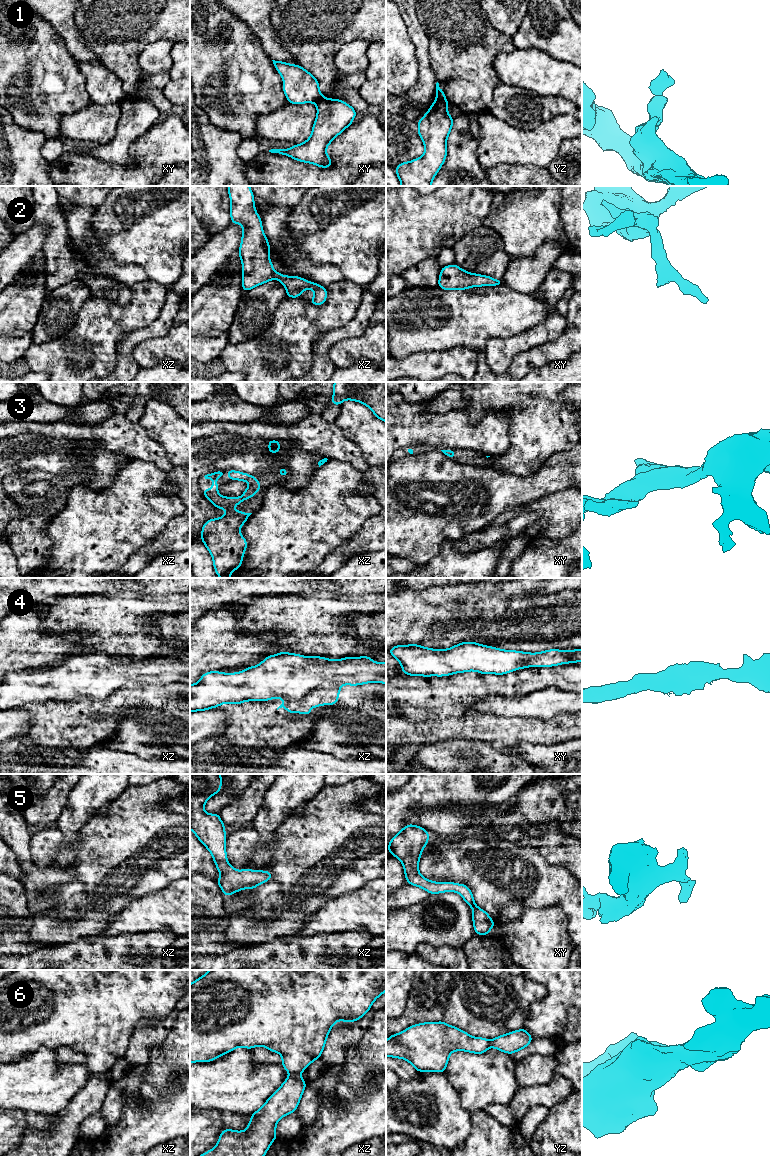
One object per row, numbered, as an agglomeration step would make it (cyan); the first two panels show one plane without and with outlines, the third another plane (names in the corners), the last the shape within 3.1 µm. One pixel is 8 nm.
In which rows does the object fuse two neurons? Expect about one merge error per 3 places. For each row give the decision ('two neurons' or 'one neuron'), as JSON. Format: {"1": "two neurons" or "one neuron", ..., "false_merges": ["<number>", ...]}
{"1": "two neurons", "2": "one neuron", "3": "one neuron", "4": "two neurons", "5": "one neuron", "6": "two neurons", "false_merges": ["1", "4", "6"]}

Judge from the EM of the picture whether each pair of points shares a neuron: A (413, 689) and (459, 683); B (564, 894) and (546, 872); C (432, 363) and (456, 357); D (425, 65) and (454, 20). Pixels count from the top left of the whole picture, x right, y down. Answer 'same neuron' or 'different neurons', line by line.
A: same neuron
B: same neuron
C: same neuron
D: different neurons

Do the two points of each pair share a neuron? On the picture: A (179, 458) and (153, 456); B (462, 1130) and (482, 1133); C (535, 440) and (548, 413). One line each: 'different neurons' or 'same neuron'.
A: different neurons
B: different neurons
C: same neuron

